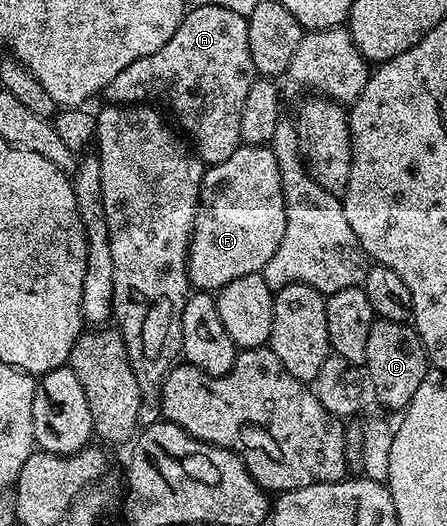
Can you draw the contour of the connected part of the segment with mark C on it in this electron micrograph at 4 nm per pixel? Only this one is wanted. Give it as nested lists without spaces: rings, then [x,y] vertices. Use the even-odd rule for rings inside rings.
[[[377,318],[370,329],[370,337],[366,340],[364,367],[371,394],[372,391],[376,394],[377,401],[386,410],[400,413],[410,405],[414,393],[418,393],[418,385],[422,385],[430,369],[430,360],[420,343],[420,335],[415,326]]]

